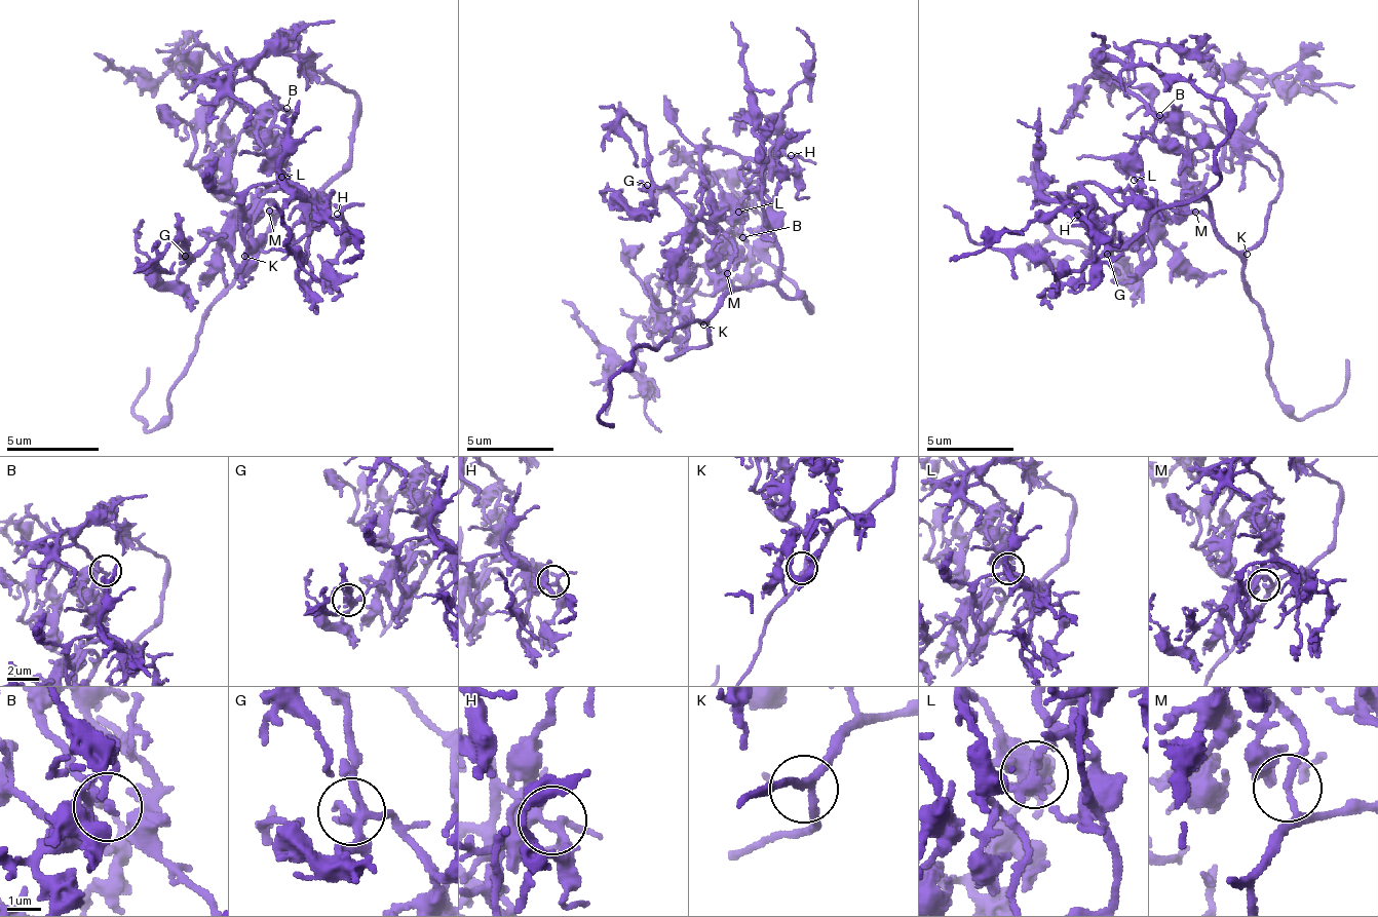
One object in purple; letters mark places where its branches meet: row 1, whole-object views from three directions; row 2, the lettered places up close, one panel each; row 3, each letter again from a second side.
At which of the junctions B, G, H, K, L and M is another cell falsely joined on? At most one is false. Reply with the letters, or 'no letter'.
no letter

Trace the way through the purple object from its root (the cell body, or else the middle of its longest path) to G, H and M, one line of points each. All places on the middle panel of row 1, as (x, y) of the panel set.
G: (709, 315), (725, 298), (730, 268), (695, 233), (678, 202), (664, 190), (647, 185)
H: (709, 315), (730, 294), (777, 276), (777, 237), (773, 233), (773, 206), (765, 198), (765, 181), (791, 155)
M: (709, 315), (725, 298), (725, 290), (730, 285), (730, 276), (725, 272)

